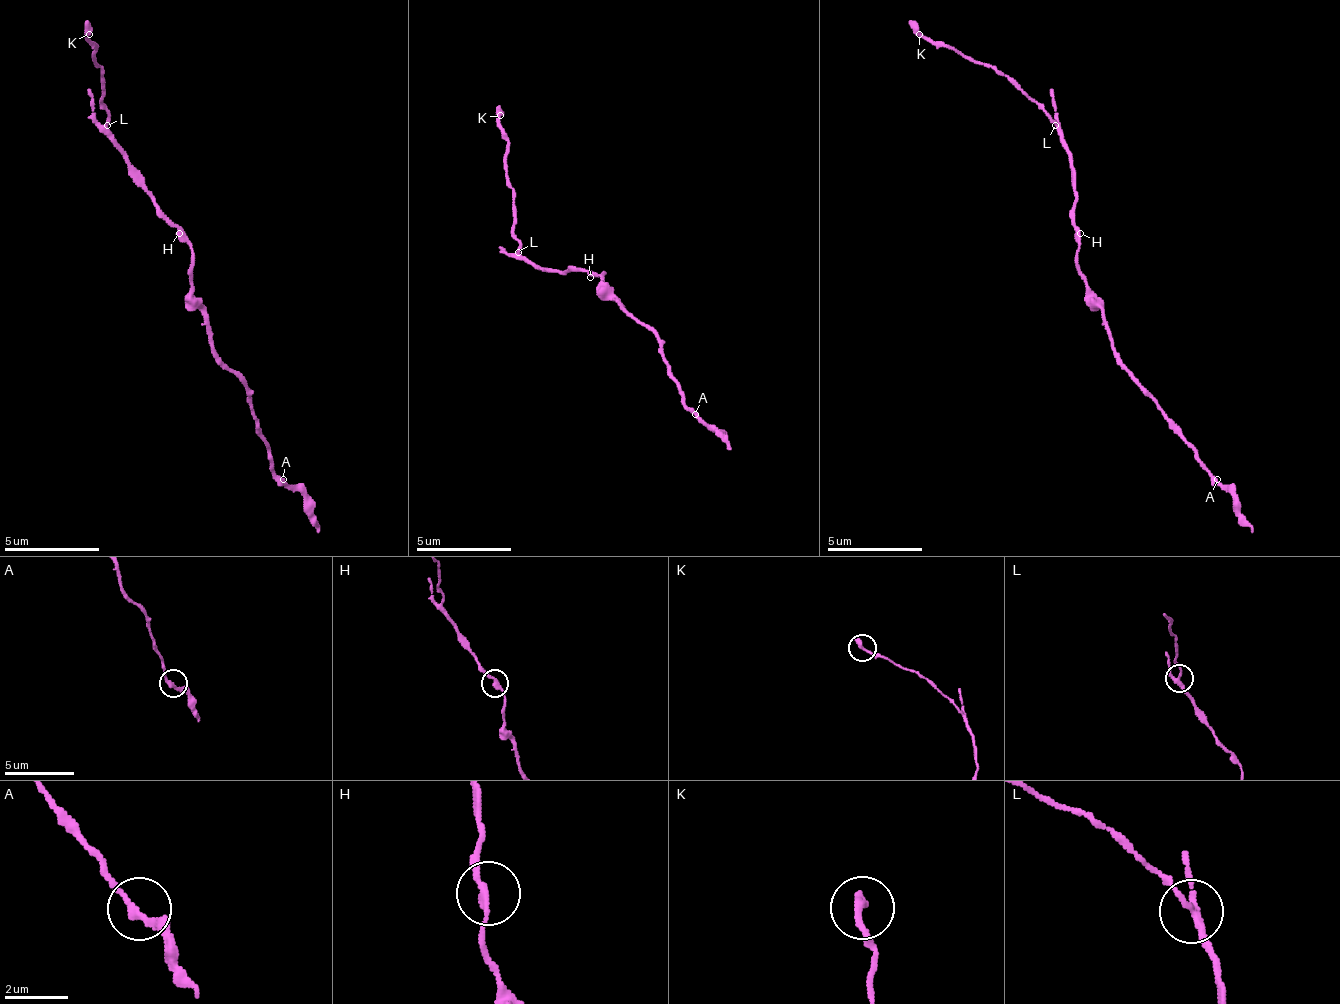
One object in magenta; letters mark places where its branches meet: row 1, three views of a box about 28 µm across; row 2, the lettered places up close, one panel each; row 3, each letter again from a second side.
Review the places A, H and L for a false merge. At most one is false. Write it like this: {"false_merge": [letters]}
{"false_merge": ["L"]}

